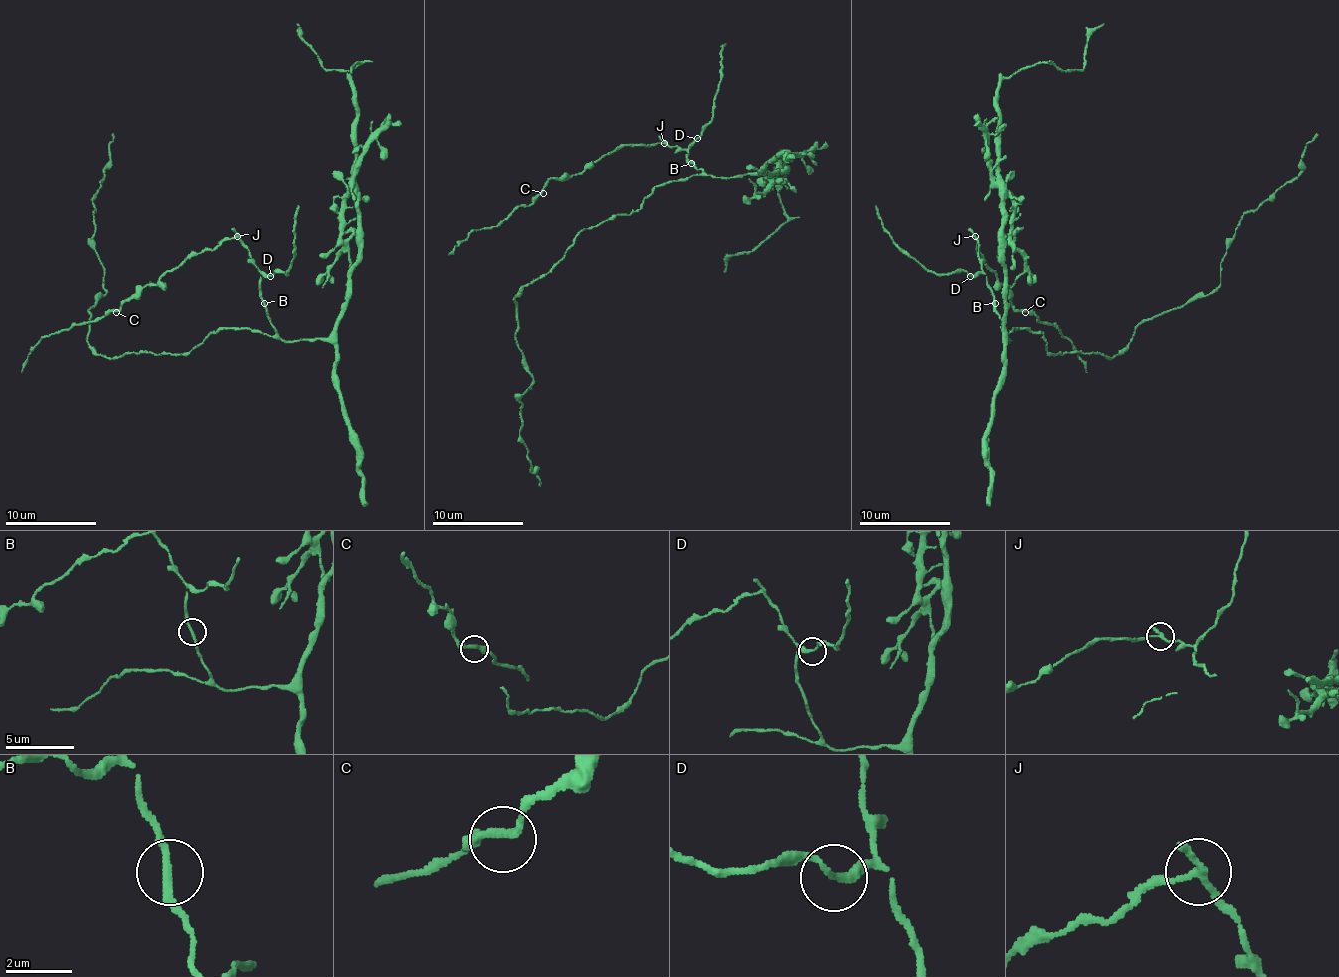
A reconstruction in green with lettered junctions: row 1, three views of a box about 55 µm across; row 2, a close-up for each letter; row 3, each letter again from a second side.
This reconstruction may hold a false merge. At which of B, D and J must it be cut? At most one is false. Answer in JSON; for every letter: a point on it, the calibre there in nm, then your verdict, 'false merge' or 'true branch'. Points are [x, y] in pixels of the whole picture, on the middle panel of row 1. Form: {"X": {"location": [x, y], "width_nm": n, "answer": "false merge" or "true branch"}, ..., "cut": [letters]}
{"B": {"location": [691, 163], "width_nm": 200, "answer": "true branch"}, "D": {"location": [697, 138], "width_nm": 200, "answer": "true branch"}, "J": {"location": [664, 143], "width_nm": 200, "answer": "false merge"}, "cut": ["J"]}

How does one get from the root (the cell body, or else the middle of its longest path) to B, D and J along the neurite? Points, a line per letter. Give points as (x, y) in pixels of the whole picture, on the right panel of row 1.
B: (1018, 328), (1006, 335), (995, 303)
D: (1018, 328), (1006, 335), (986, 275), (970, 275)
J: (1018, 328), (1006, 335), (1002, 328), (993, 291), (981, 268), (979, 241), (974, 237)

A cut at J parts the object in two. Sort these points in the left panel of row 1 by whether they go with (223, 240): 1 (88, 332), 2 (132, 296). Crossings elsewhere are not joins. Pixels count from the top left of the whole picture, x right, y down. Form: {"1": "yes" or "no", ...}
{"1": "no", "2": "yes"}

